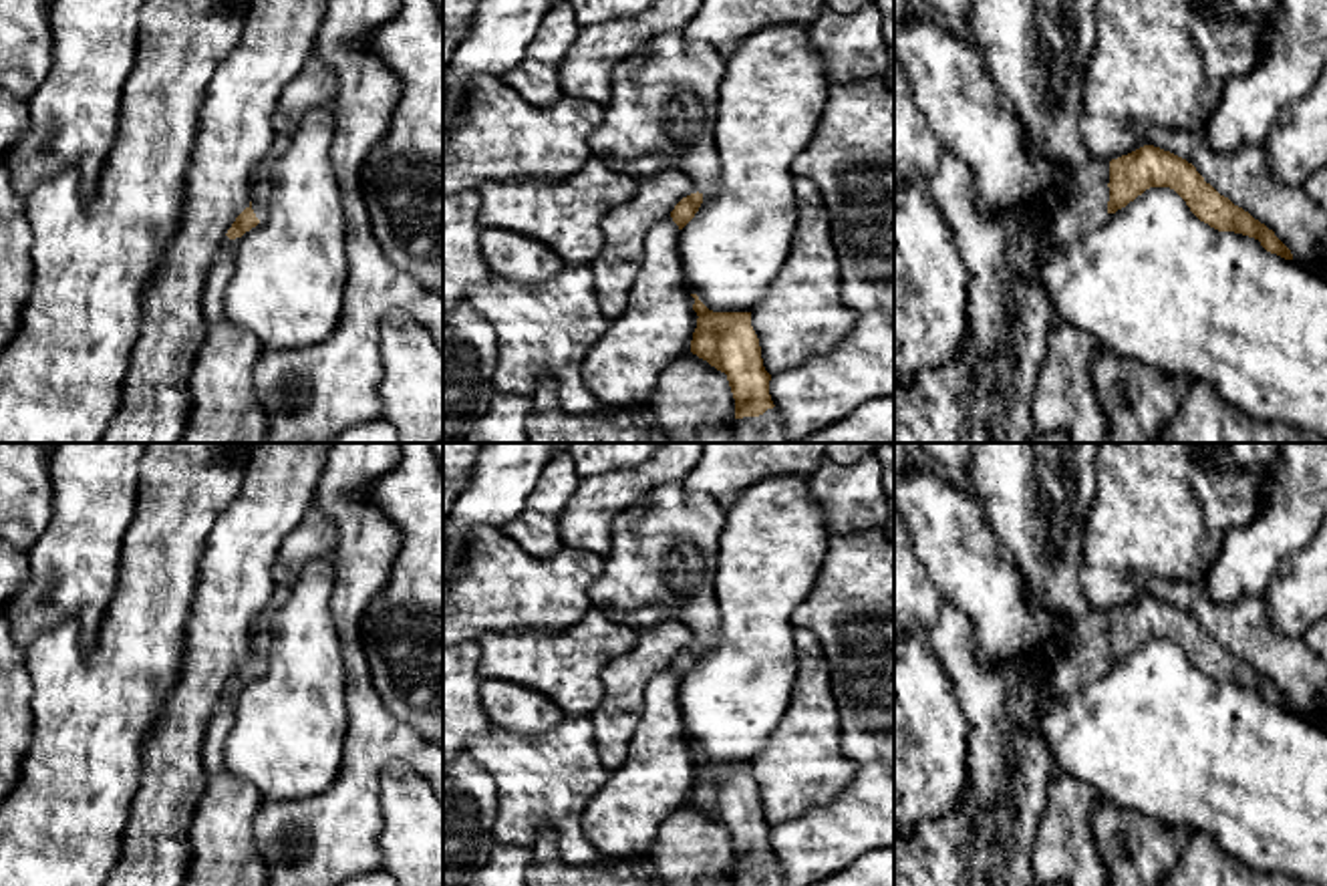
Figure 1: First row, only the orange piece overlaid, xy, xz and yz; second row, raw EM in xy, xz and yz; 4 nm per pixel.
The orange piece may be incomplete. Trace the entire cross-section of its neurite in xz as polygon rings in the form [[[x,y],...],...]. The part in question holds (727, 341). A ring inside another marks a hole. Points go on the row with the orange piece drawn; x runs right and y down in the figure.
[[[697,294],[691,296],[695,298],[693,310],[699,316],[691,352],[727,375],[735,399],[735,419],[759,417],[773,409],[771,375],[763,366],[751,312],[713,312]]]

